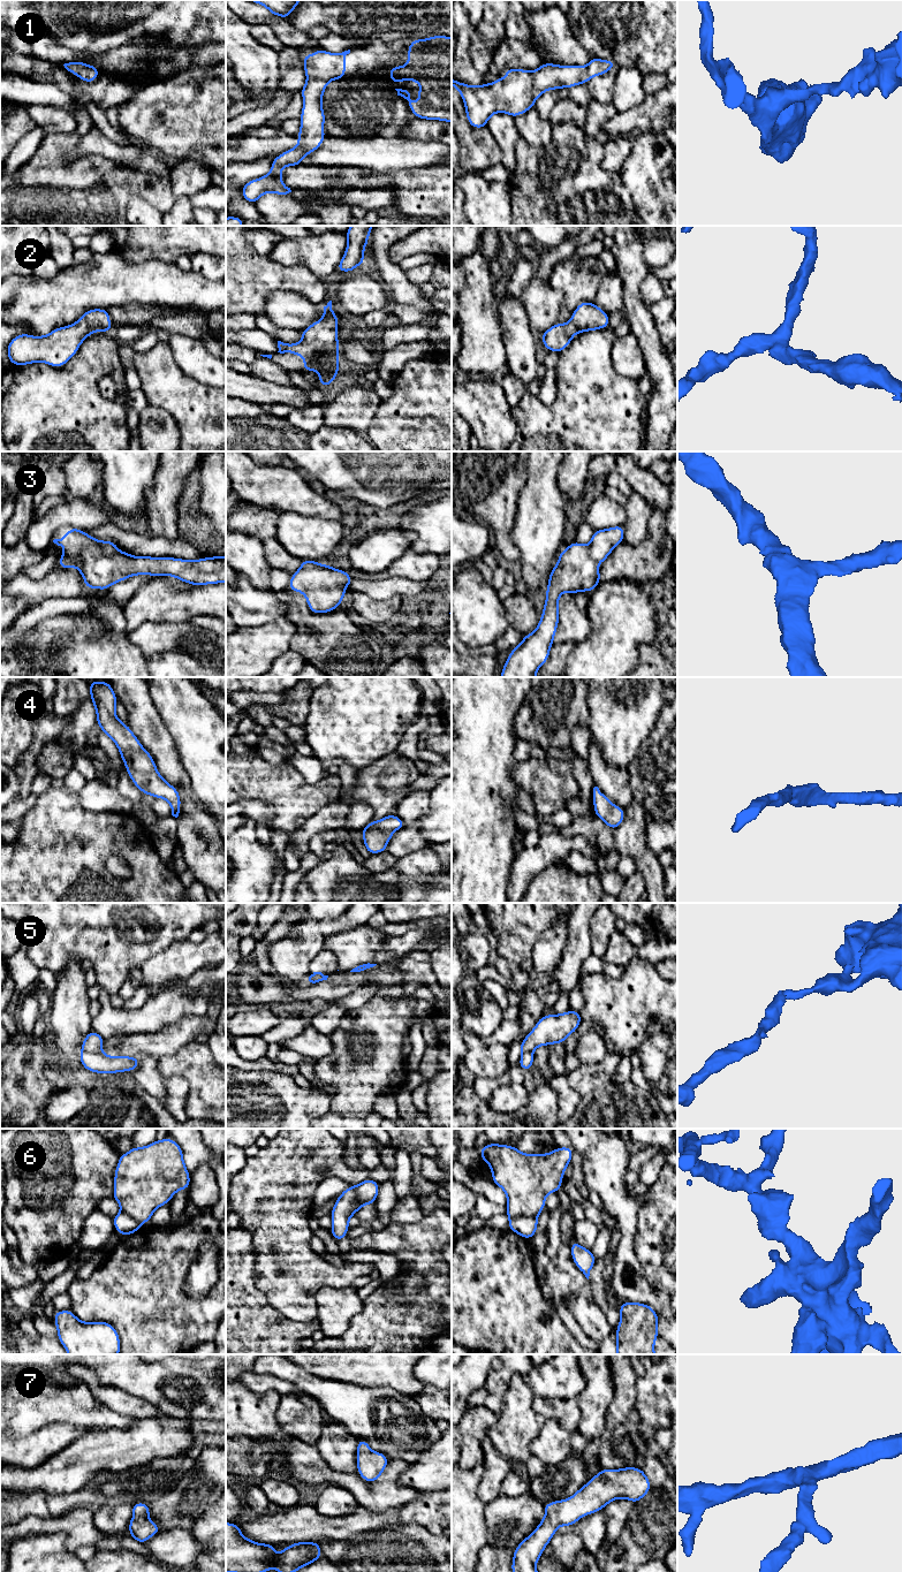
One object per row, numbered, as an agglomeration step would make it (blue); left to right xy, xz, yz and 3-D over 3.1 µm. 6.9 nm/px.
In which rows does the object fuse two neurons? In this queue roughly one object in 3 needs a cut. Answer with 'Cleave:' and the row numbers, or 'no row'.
Cleave: 5, 6

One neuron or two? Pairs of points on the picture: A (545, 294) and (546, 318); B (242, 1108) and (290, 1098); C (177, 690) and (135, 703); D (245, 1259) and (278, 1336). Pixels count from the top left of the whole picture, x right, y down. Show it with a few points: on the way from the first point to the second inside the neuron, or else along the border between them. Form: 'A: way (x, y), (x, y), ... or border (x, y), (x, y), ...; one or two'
A: way (544, 300), (544, 312); one
B: way (255, 1116), (273, 1116), (279, 1110); one
C: border (148, 689), (151, 700), (164, 722); two
D: way (245, 1278), (247, 1305), (258, 1316); one

